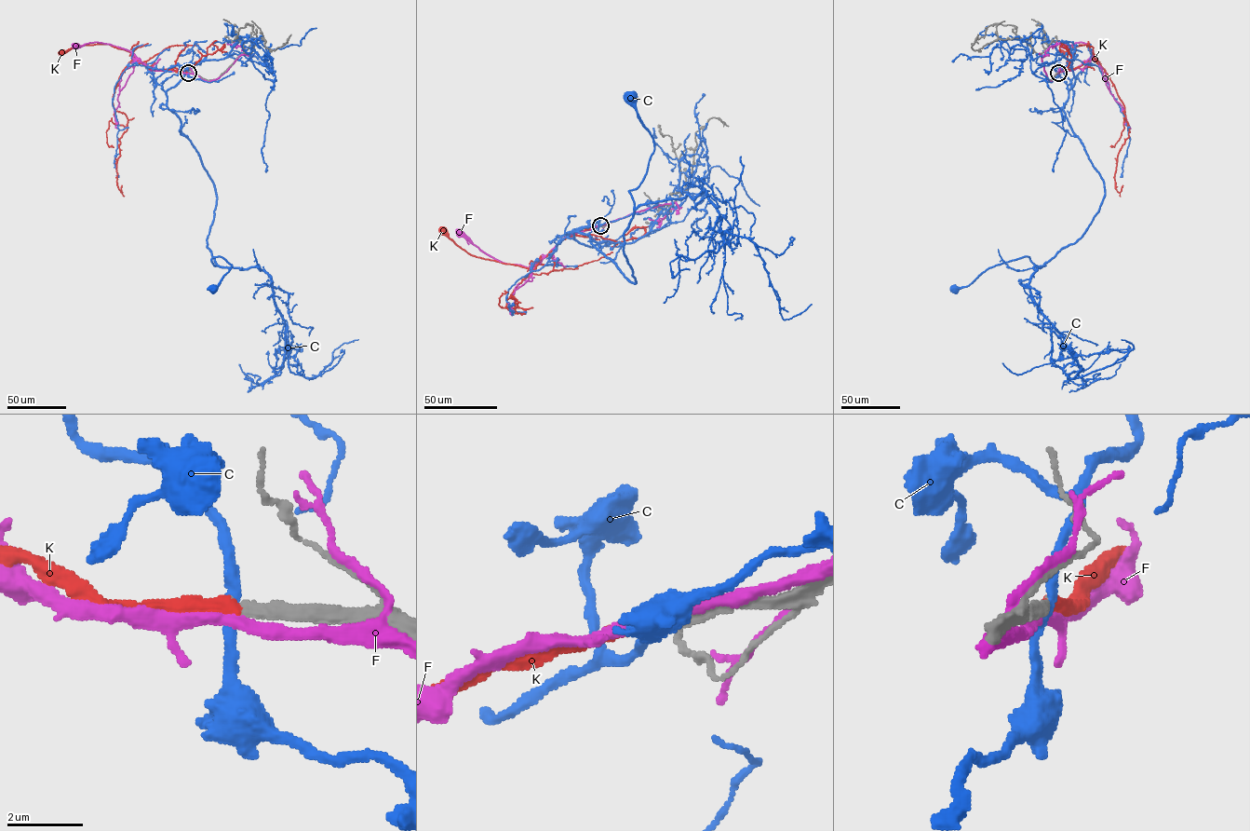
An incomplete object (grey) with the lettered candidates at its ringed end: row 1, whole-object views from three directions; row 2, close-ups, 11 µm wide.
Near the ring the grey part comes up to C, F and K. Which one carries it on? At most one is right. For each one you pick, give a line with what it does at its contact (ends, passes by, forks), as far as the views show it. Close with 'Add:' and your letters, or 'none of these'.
K: it ends
Add: K

